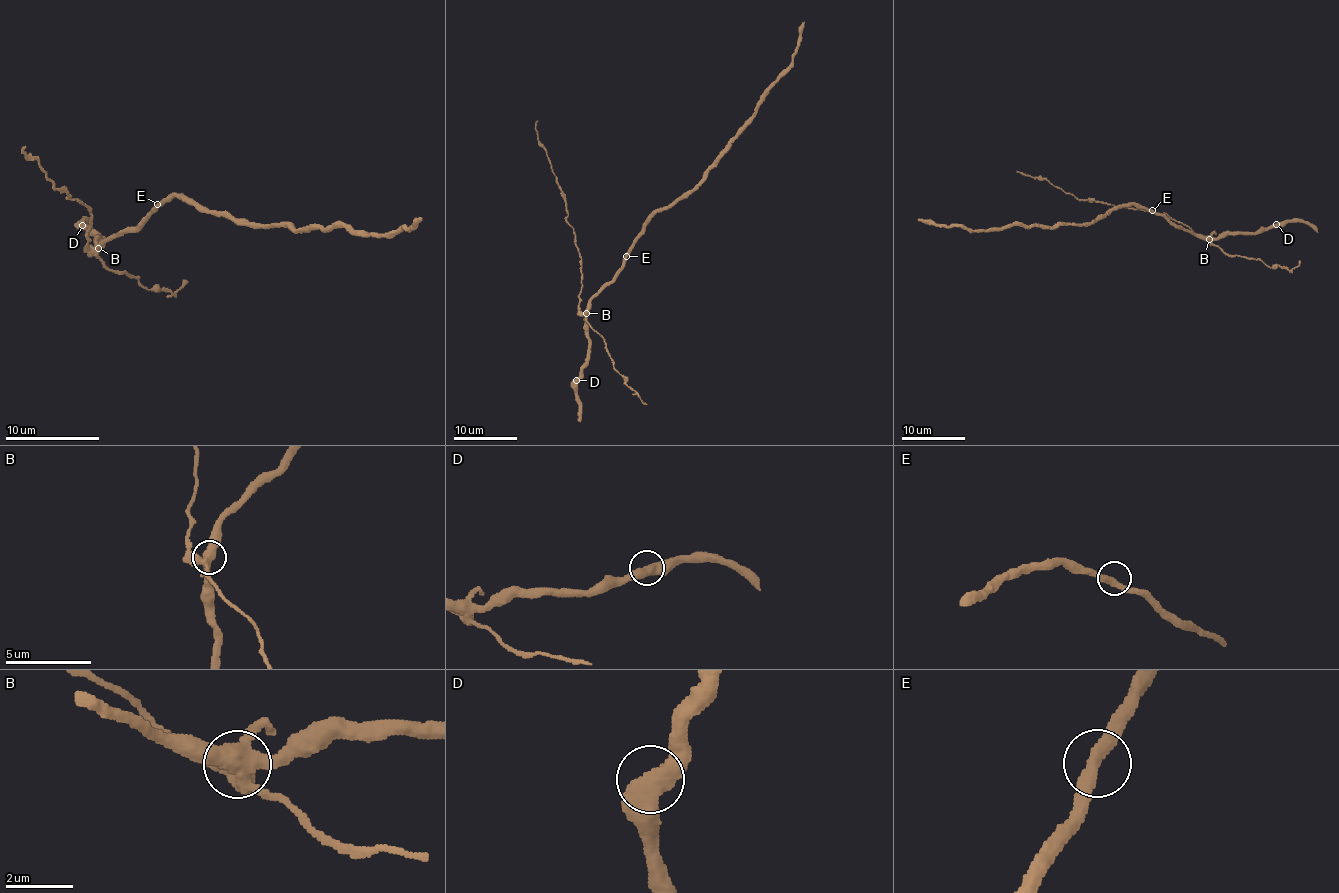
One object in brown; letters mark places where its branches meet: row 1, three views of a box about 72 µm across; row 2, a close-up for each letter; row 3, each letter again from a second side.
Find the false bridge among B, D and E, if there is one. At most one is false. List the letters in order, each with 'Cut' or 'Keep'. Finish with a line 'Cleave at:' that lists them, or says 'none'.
B: Cut
D: Keep
E: Keep
Cleave at: B

